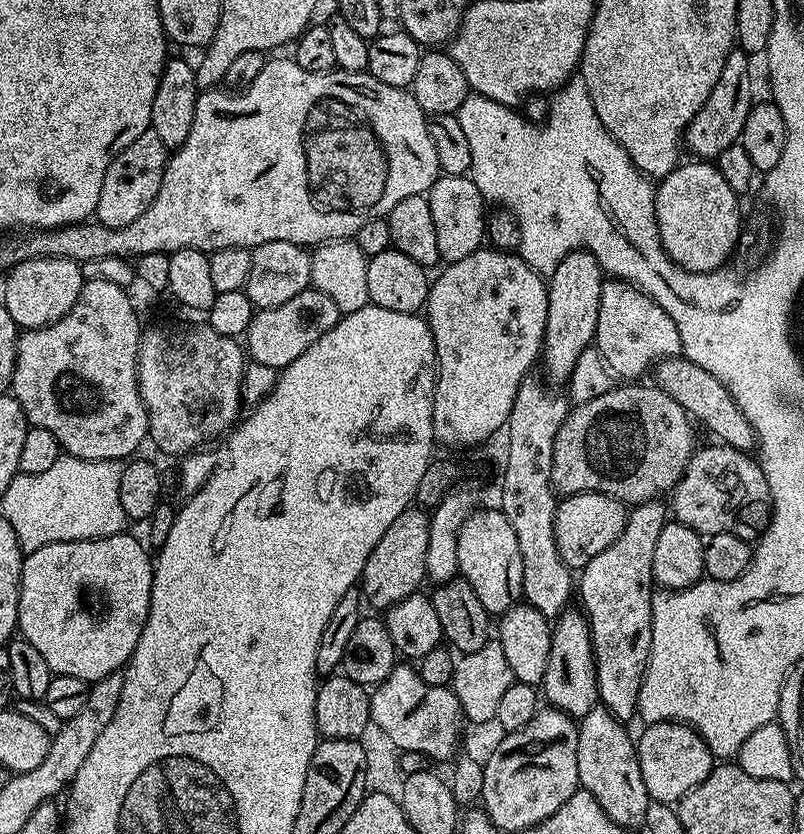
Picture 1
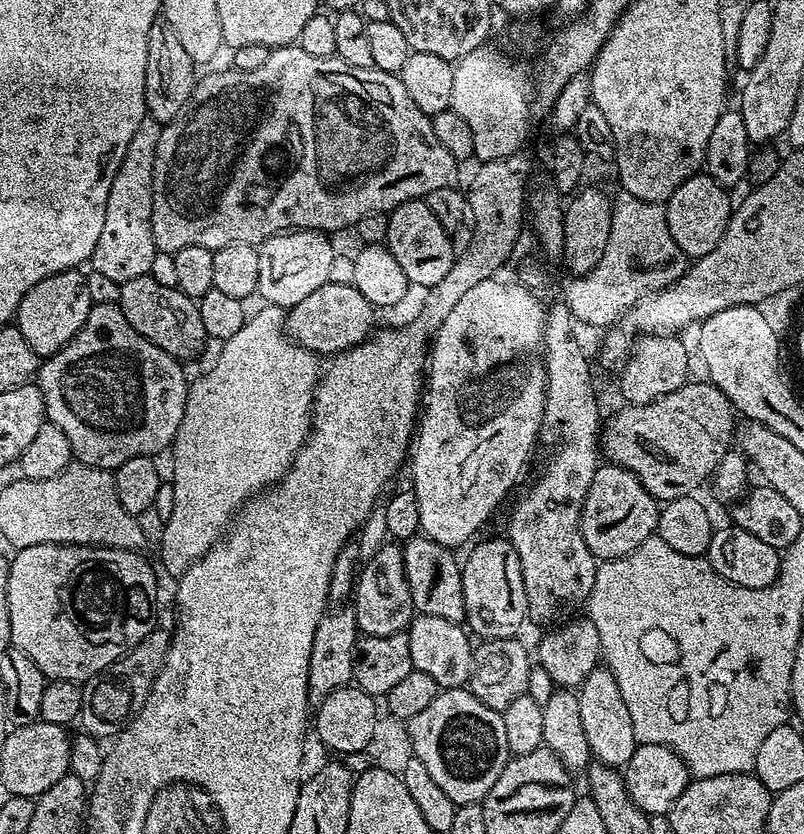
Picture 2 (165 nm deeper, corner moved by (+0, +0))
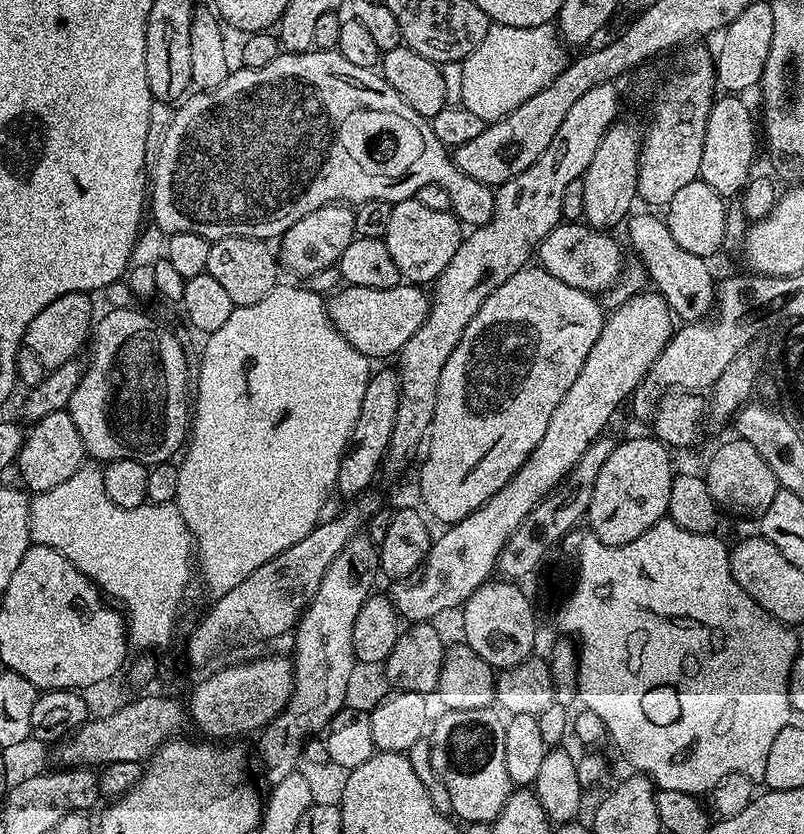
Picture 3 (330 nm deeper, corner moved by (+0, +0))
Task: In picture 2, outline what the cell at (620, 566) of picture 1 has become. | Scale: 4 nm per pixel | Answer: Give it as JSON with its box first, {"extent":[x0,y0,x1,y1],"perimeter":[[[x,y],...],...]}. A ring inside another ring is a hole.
{"extent":[576,666,637,770],"perimeter":[[[606,666],[590,670],[589,676],[578,687],[576,697],[586,742],[590,742],[592,760],[617,770],[623,769],[630,762],[637,742],[634,738],[634,722],[630,722],[630,710],[622,698],[622,690],[618,690],[614,674]]]}

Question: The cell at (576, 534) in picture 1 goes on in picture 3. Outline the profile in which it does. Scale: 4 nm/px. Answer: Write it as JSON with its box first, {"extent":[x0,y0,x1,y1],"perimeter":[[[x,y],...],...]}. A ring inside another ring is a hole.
{"extent":[586,435,674,546],"perimeter":[[[647,435],[617,443],[610,458],[602,462],[602,470],[598,470],[598,482],[594,482],[594,498],[590,498],[586,524],[606,546],[634,542],[634,538],[642,538],[650,526],[667,517],[674,475],[673,453],[655,435]]]}

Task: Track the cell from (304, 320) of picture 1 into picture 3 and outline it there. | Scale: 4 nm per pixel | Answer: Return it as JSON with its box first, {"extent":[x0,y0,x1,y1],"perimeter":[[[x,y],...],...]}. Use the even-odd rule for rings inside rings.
{"extent":[327,282,430,357],"perimeter":[[[407,282],[386,290],[374,290],[366,286],[344,286],[331,293],[327,301],[328,317],[342,338],[366,356],[395,357],[414,338],[418,326],[426,321],[430,296],[423,287]]]}

